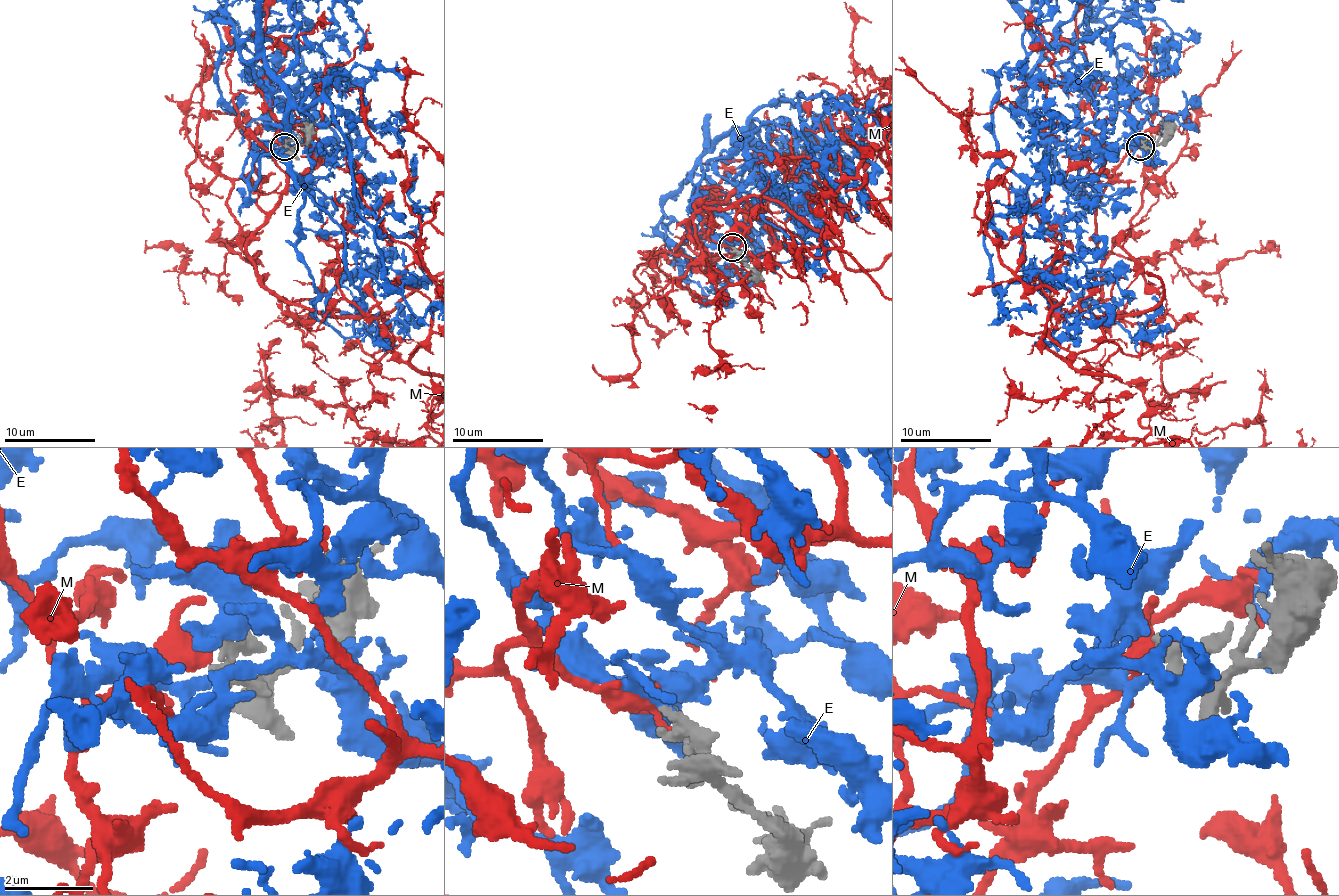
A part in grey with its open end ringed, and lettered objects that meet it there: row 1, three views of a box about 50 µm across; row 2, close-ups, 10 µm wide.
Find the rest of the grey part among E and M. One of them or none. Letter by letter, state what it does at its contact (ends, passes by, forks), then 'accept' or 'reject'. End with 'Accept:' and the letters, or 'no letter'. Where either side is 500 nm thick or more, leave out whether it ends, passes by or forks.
E: it ends | accept
M: it ends | reject
Accept: E

